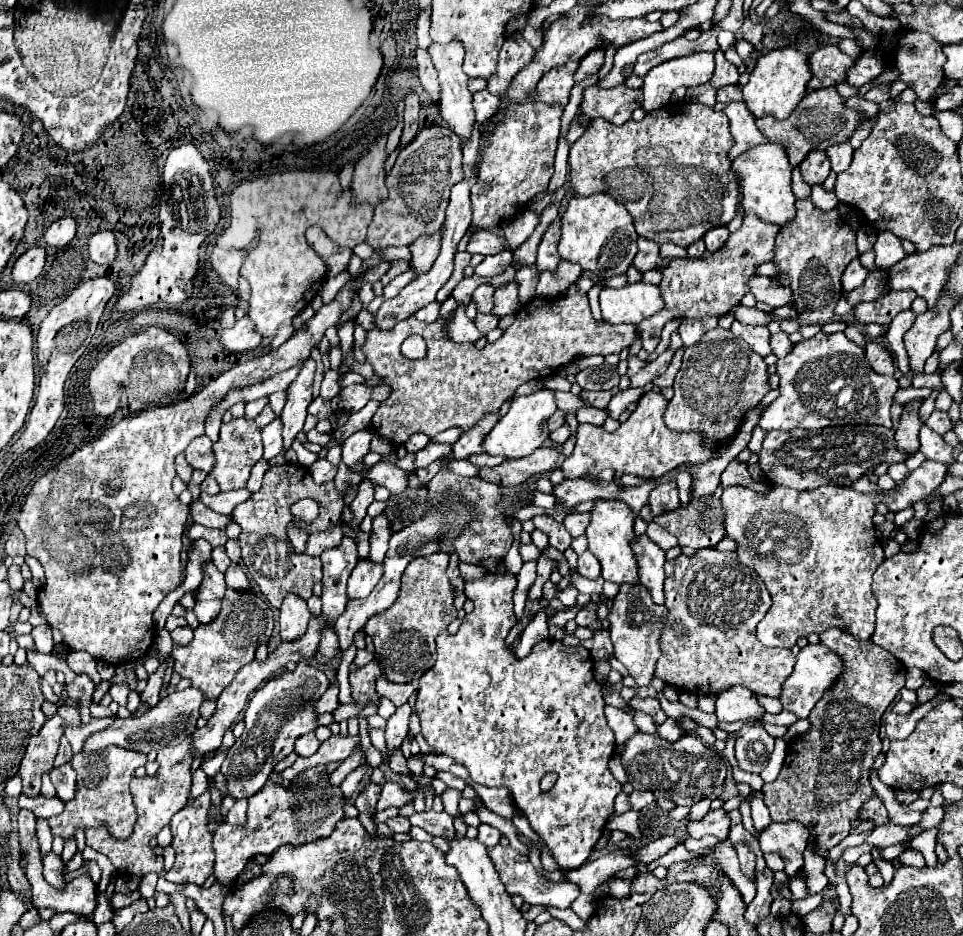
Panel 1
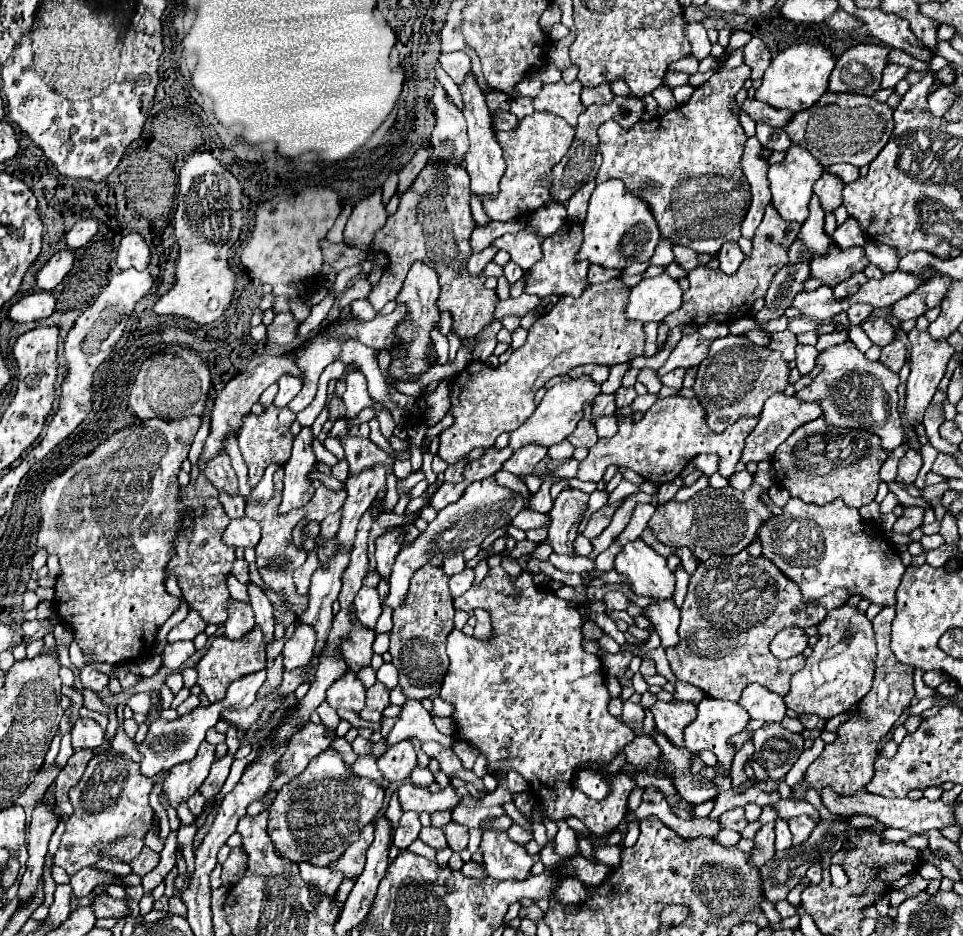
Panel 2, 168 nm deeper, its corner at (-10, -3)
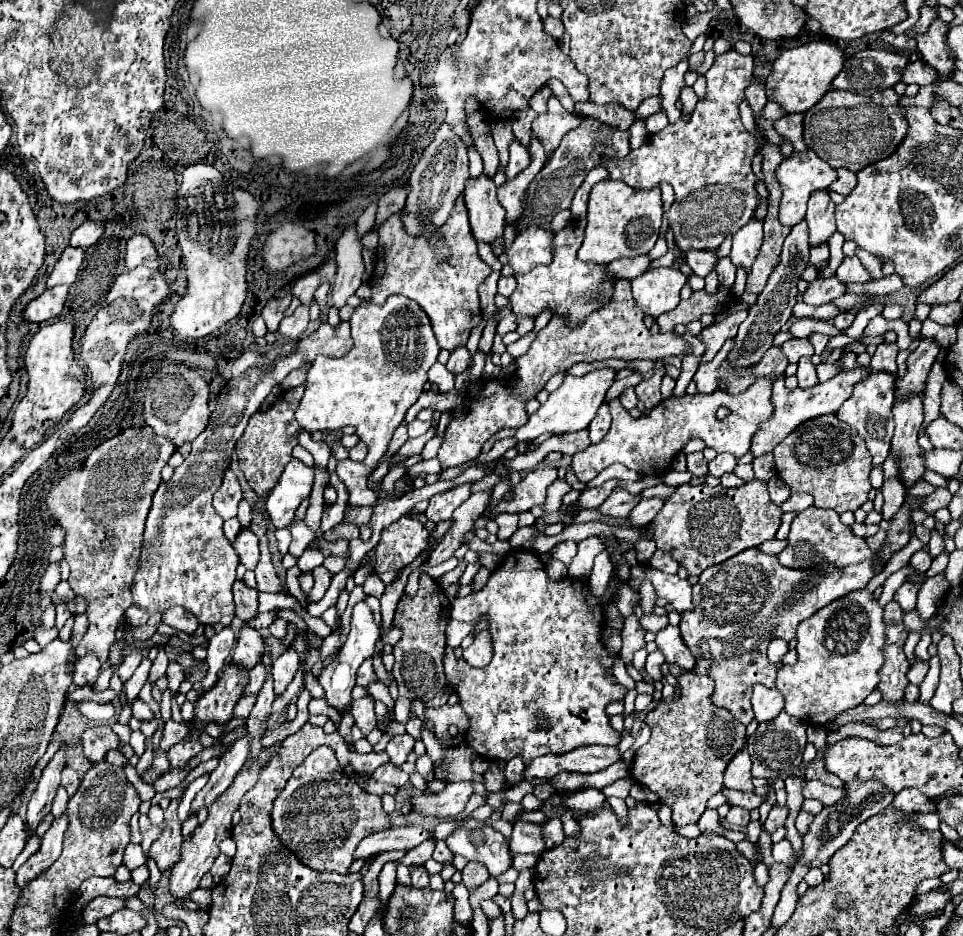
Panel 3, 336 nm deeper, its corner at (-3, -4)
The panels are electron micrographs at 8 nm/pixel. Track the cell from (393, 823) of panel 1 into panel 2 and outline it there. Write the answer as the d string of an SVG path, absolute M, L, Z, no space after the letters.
M434 827L422 829L422 831L420 831L420 839L422 839L426 845L434 847L434 849L444 849L444 847L448 847L448 841L446 841L444 833L442 833L440 829L434 829Z

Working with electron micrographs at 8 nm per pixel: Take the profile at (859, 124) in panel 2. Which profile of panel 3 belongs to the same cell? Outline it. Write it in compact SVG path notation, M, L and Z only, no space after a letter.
M889 88L873 96L857 96L845 90L829 90L803 116L803 140L809 150L815 150L831 168L847 168L859 172L861 168L893 154L897 144L907 134L907 122L899 110L899 94Z

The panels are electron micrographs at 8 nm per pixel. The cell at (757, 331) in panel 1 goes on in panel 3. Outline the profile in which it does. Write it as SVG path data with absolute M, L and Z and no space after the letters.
M791 338L781 344L781 350L789 362L797 362L801 356L813 356L813 346L807 338Z

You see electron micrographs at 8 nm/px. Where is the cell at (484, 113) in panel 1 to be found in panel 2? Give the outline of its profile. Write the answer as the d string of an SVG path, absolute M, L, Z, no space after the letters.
M498 111L498 113L494 113L494 123L496 123L498 131L512 131L518 127L518 117L514 117L512 113Z

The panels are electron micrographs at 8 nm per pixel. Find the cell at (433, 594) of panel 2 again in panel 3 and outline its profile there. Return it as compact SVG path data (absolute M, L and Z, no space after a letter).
M427 574L419 578L419 590L415 592L415 598L407 598L407 594L401 596L395 608L393 626L399 628L403 636L393 646L395 666L391 672L397 682L399 696L427 702L445 688L443 654L445 654L445 626L449 622L449 612L451 606L449 606L449 598L445 596L445 590Z

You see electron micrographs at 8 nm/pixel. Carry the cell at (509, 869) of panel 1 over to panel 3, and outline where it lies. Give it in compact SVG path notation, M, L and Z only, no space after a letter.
M469 820L457 832L447 838L447 846L453 854L461 854L471 862L485 864L493 878L511 868L511 848L507 838L479 820Z

